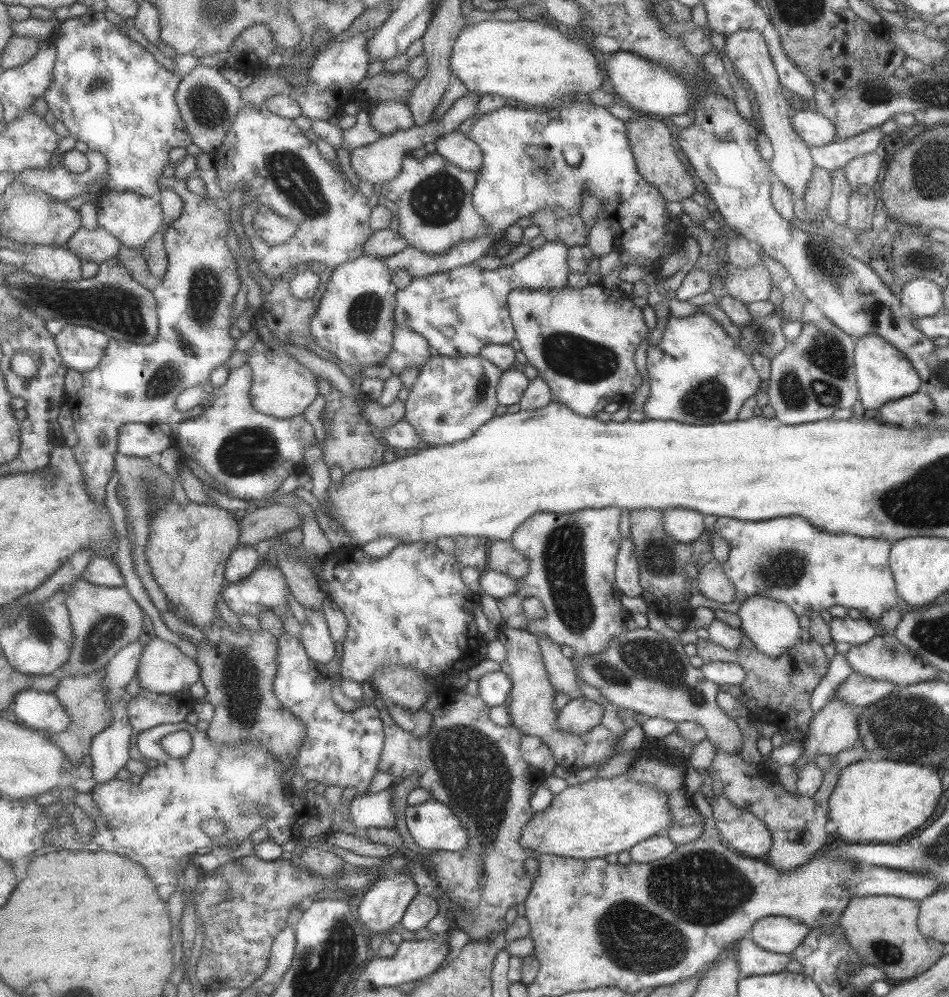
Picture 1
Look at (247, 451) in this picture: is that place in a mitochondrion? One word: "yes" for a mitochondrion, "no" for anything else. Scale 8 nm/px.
yes

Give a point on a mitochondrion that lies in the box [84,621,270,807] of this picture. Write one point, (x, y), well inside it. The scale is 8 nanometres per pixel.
(243, 698)

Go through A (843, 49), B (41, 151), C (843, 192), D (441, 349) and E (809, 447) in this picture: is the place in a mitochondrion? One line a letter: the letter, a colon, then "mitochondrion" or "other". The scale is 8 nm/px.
A: other
B: other
C: other
D: other
E: other

